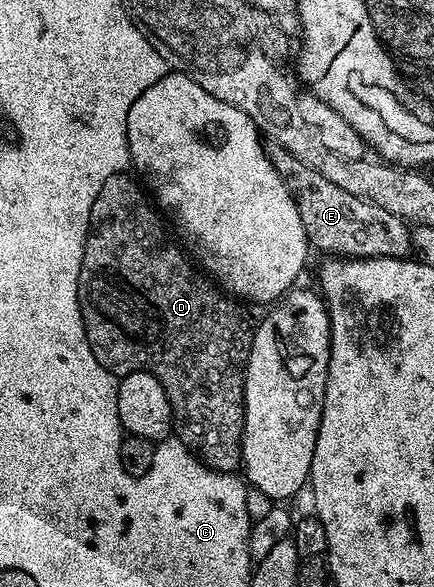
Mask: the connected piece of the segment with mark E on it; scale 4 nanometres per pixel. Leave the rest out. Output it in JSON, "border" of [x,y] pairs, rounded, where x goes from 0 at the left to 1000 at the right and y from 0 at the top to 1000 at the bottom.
{"border":[[[634,250],[622,267],[682,339],[696,388],[705,388],[710,411],[726,424],[730,419],[749,426],[749,434],[788,440],[938,440],[952,431],[949,392],[929,371],[889,361],[889,354],[871,354],[853,341],[806,334],[806,327],[760,313],[724,286],[705,286],[705,279],[677,273],[659,252]]]}

